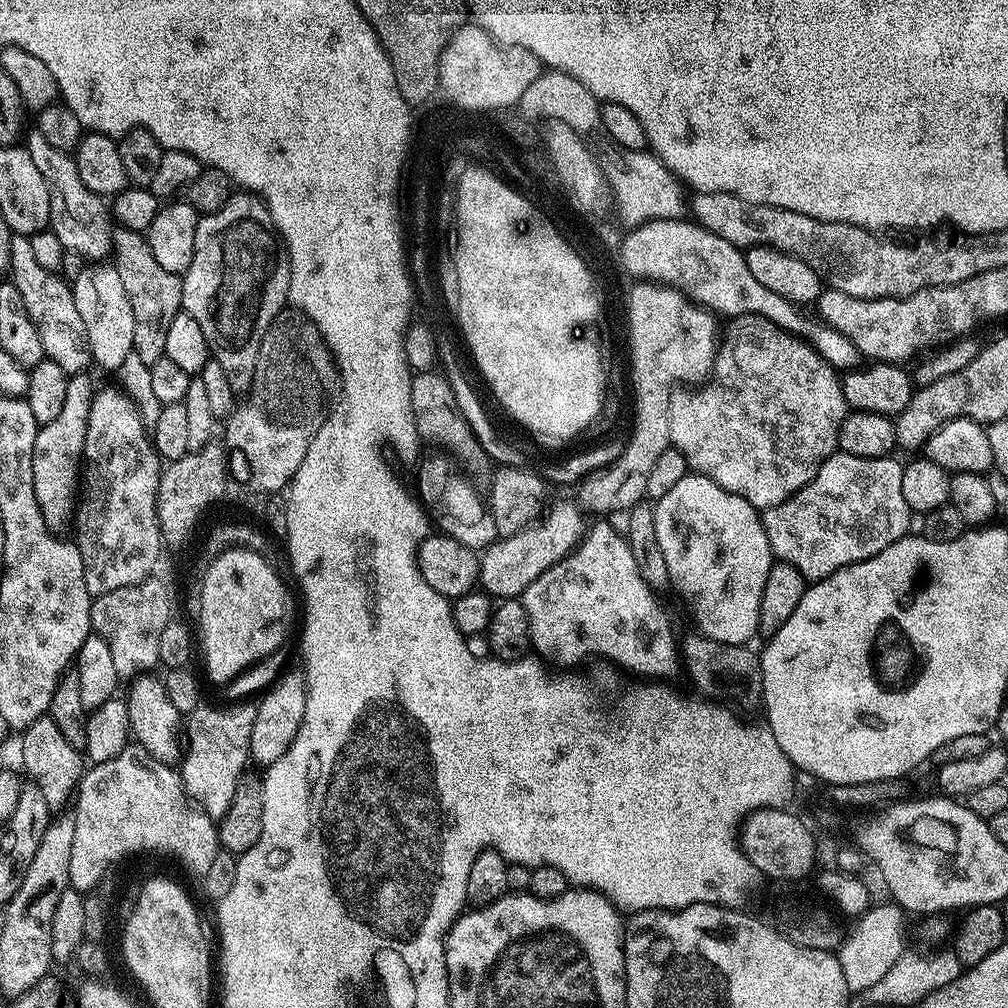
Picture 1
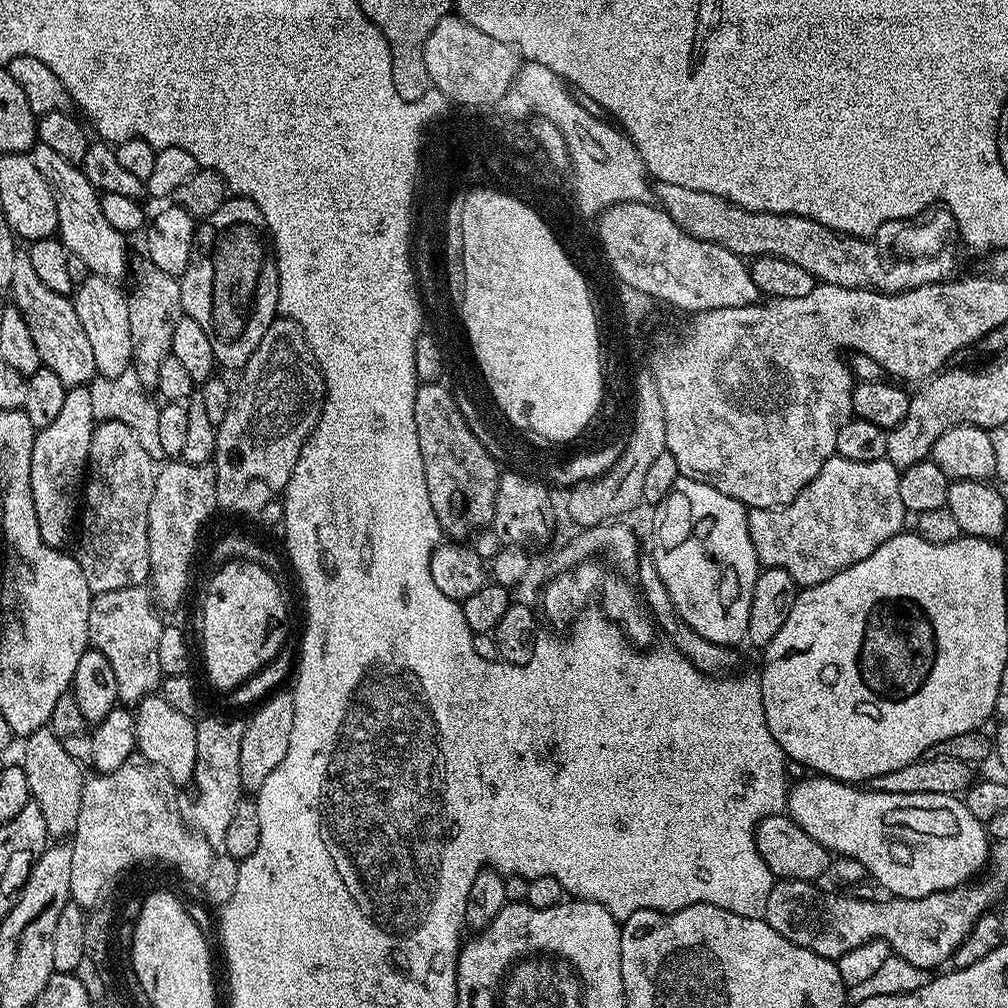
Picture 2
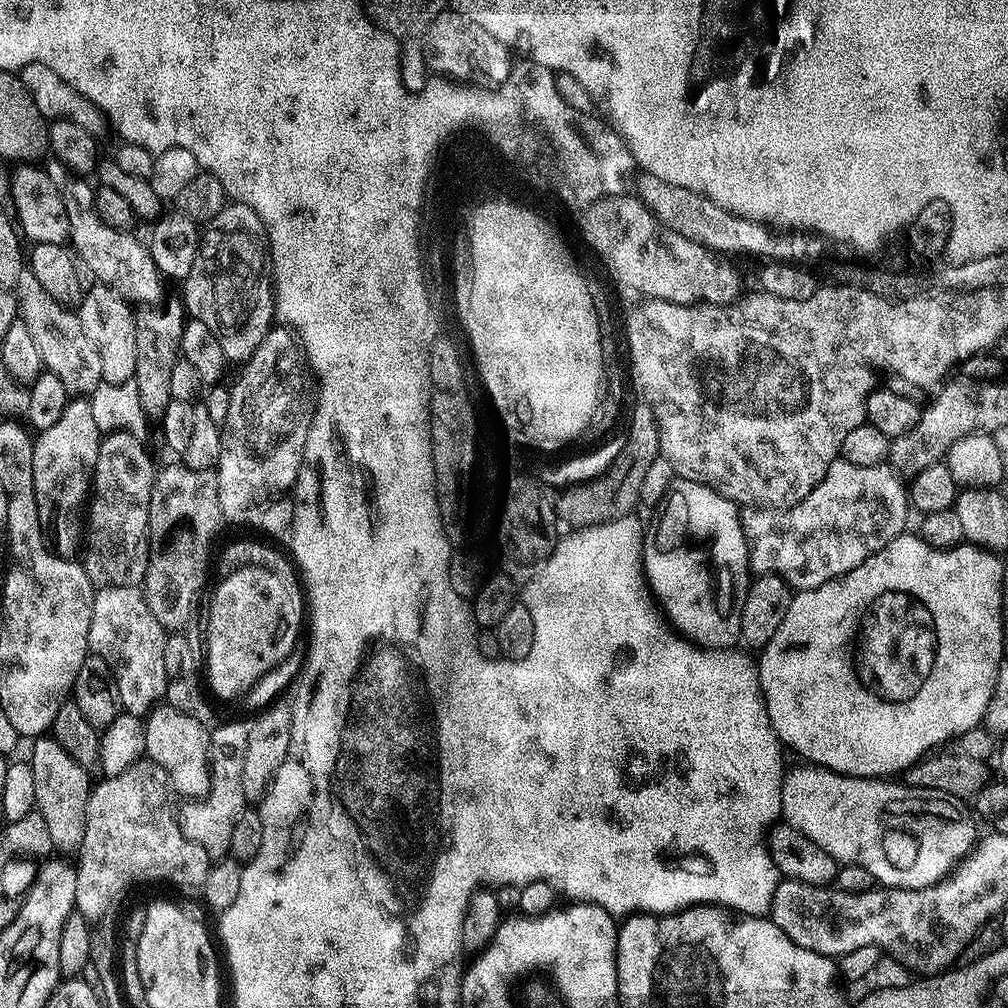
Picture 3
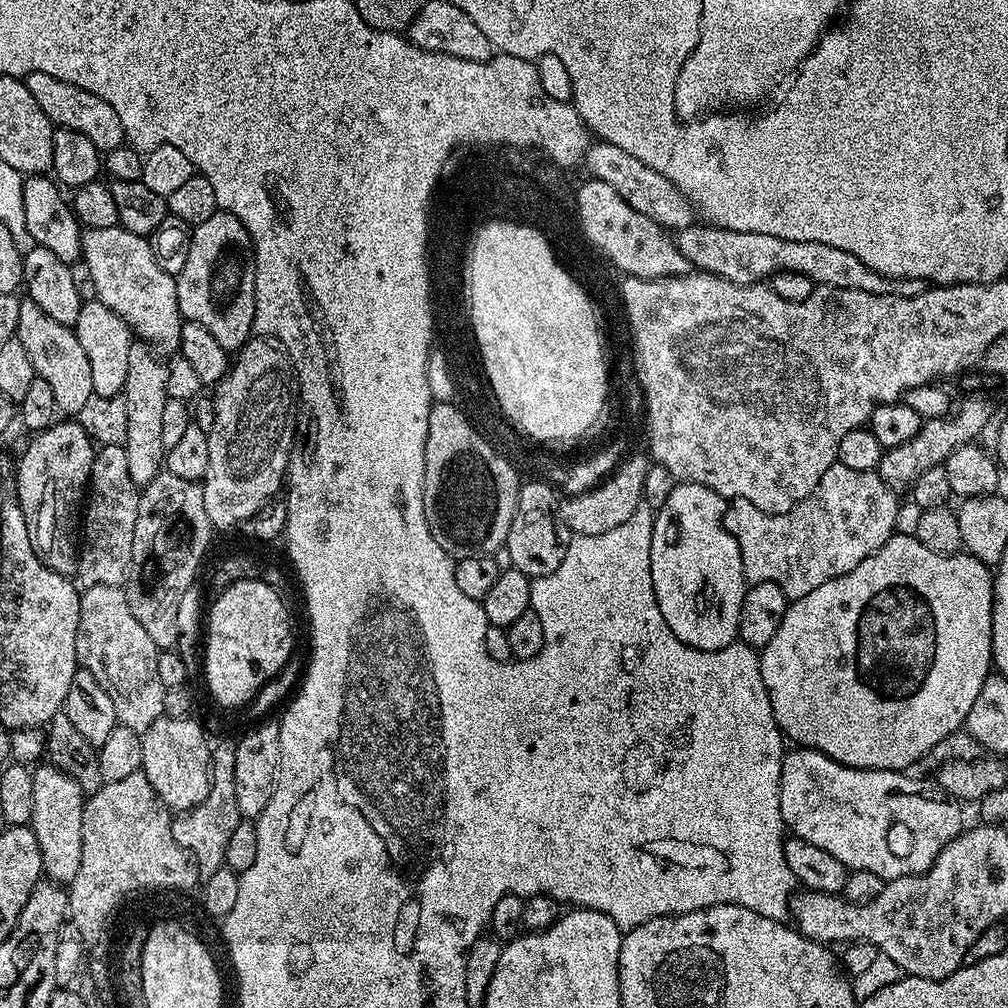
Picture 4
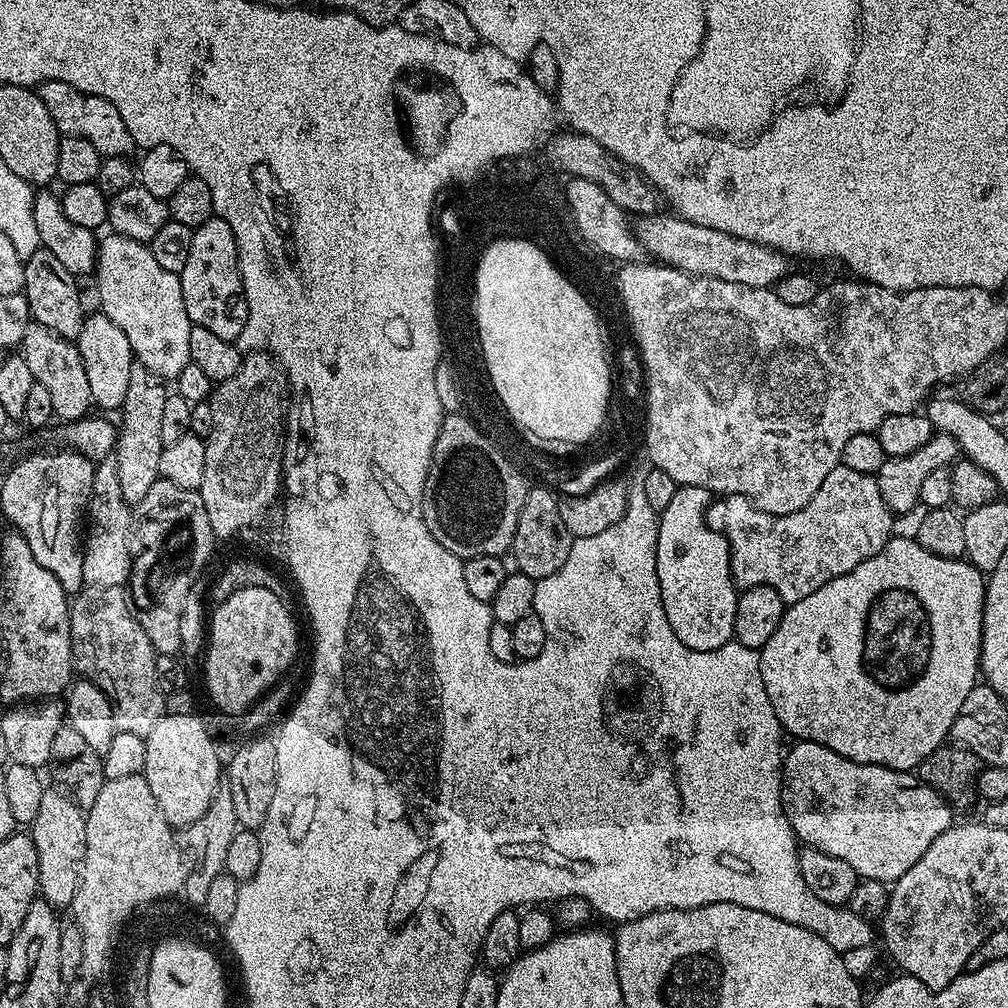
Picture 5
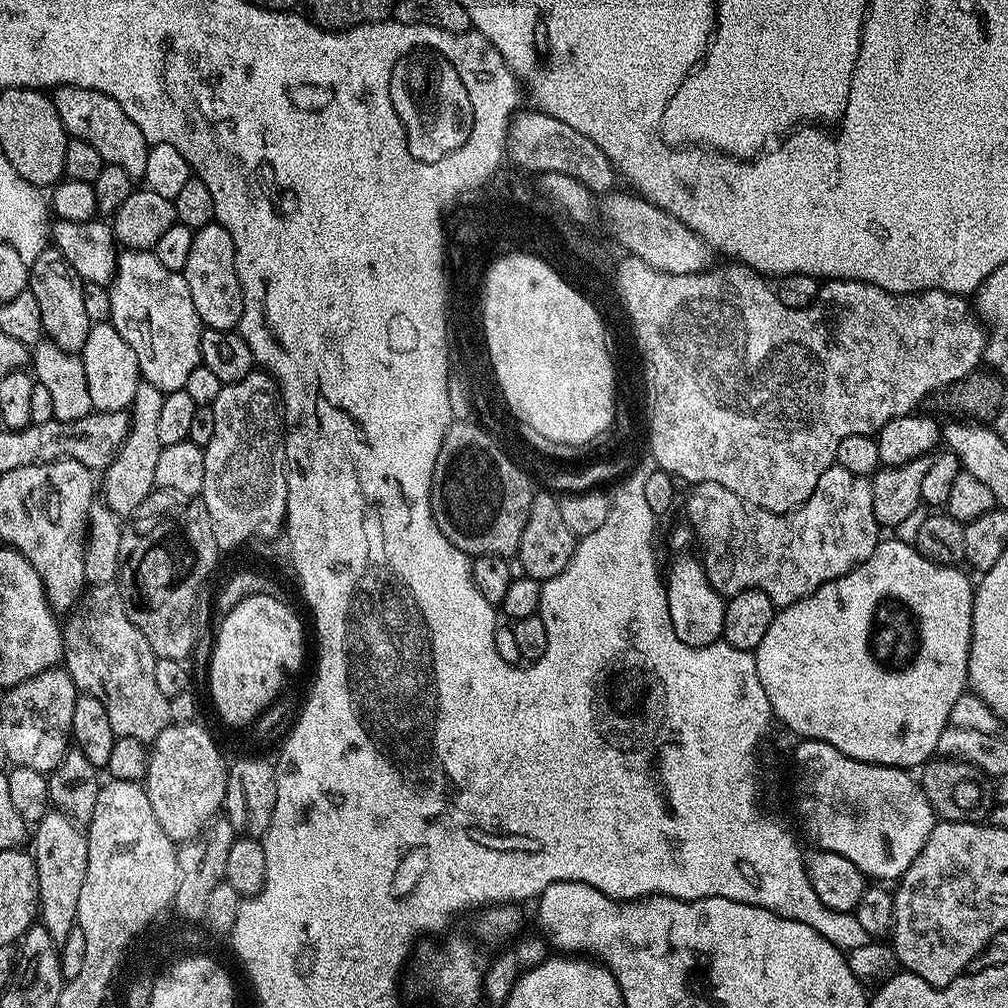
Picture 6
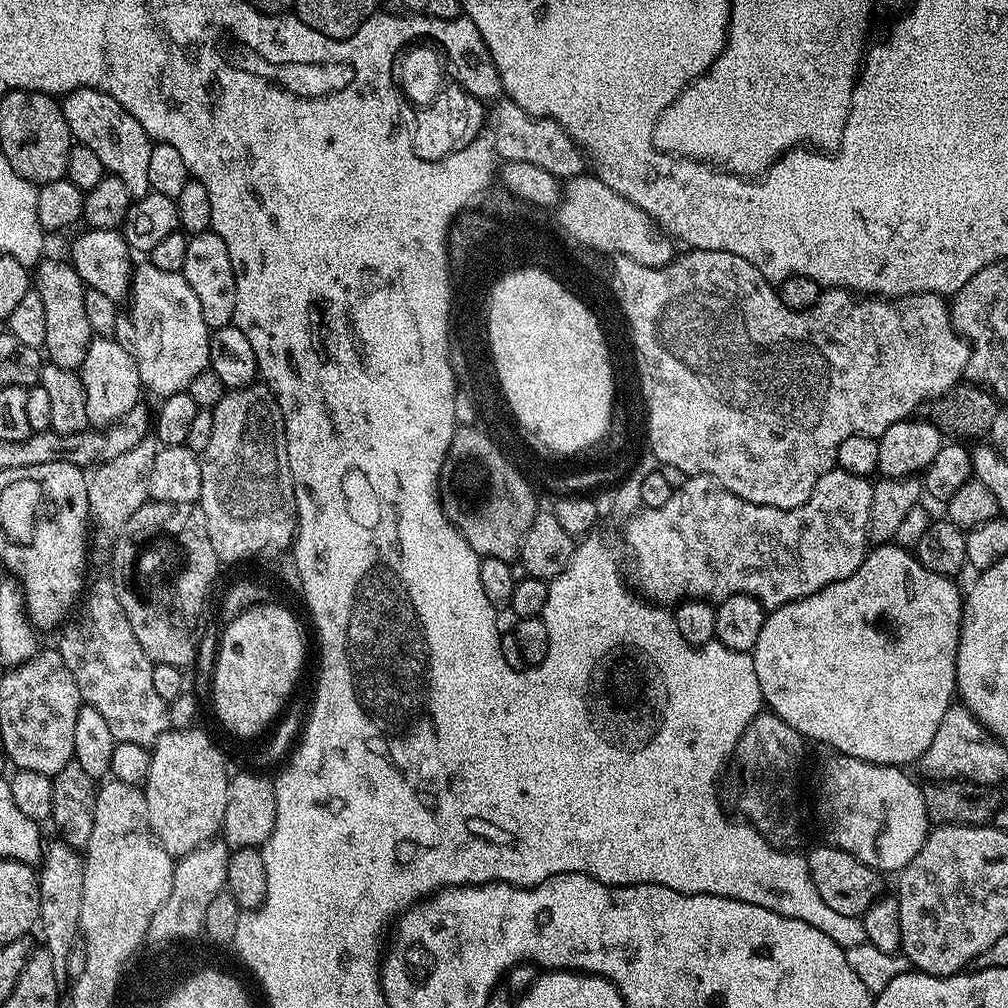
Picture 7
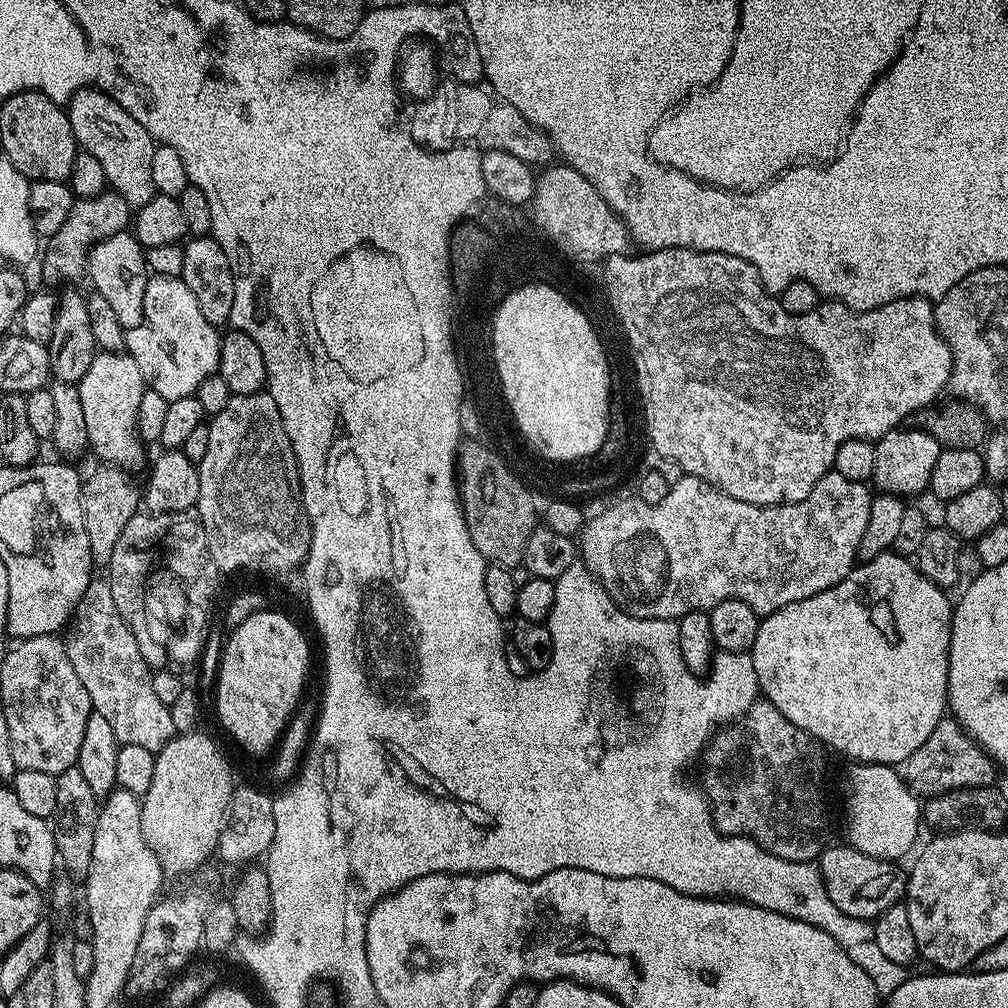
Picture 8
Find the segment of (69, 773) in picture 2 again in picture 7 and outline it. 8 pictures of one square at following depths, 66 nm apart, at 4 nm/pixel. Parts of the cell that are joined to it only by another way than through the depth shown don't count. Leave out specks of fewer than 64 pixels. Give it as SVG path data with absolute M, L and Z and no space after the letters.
M53 839L45 847L43 857L38 865L40 877L40 918L38 932L44 935L42 947L50 954L54 962L54 978L61 986L69 983L68 959L70 950L78 944L80 936L80 919L82 918L82 878L84 877L84 857L77 849L63 840Z

